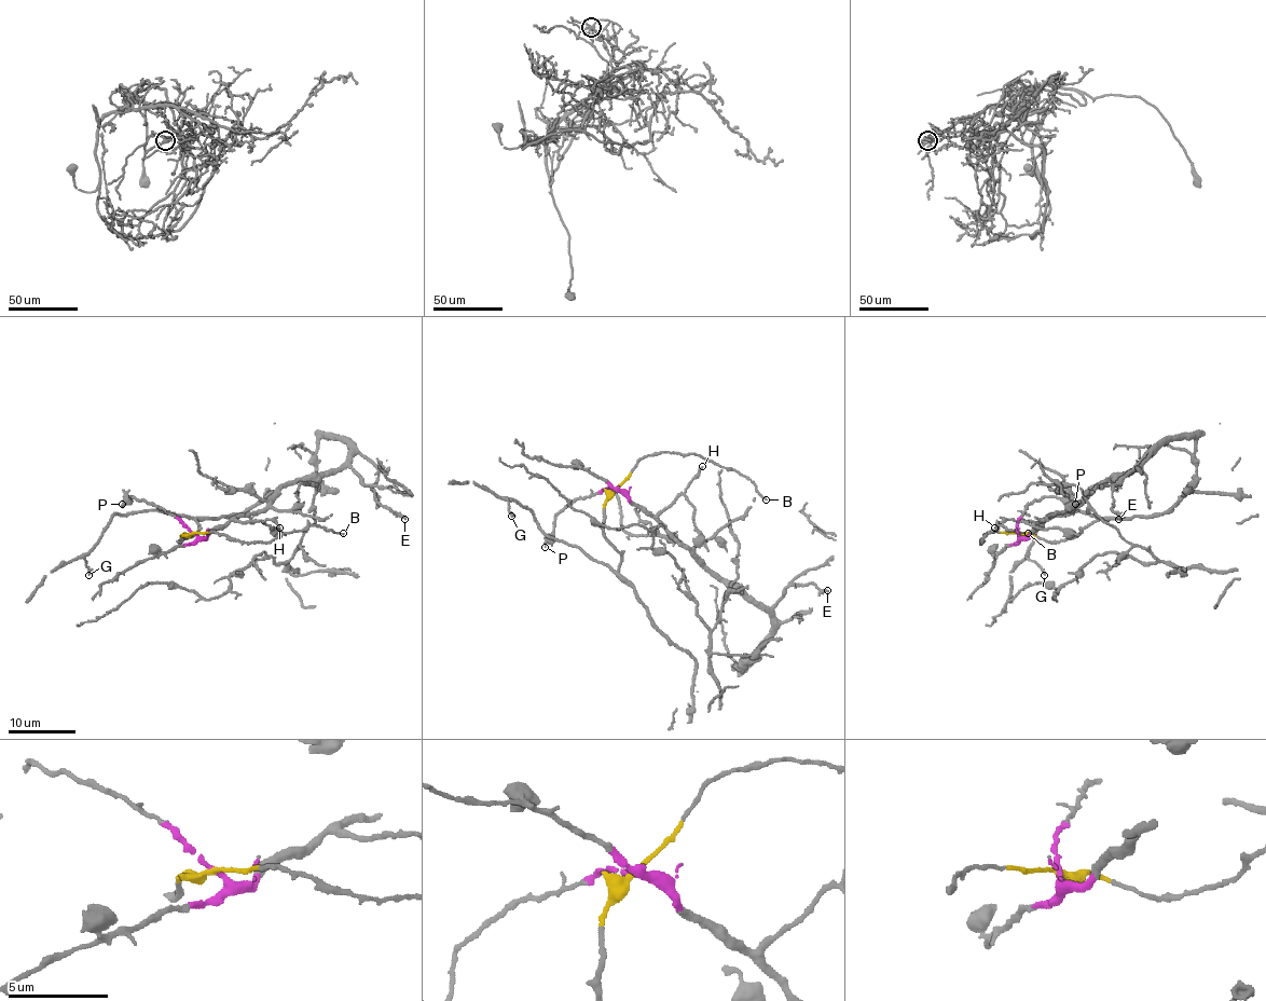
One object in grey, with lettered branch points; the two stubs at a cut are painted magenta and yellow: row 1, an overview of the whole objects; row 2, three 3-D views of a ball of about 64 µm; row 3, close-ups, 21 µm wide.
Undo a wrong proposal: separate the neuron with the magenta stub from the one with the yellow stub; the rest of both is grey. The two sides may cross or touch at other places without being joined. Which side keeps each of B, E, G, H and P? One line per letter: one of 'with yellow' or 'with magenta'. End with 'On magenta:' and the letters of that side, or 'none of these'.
B: with yellow
E: with magenta
G: with yellow
H: with magenta
P: with magenta
On magenta: E, H, P

